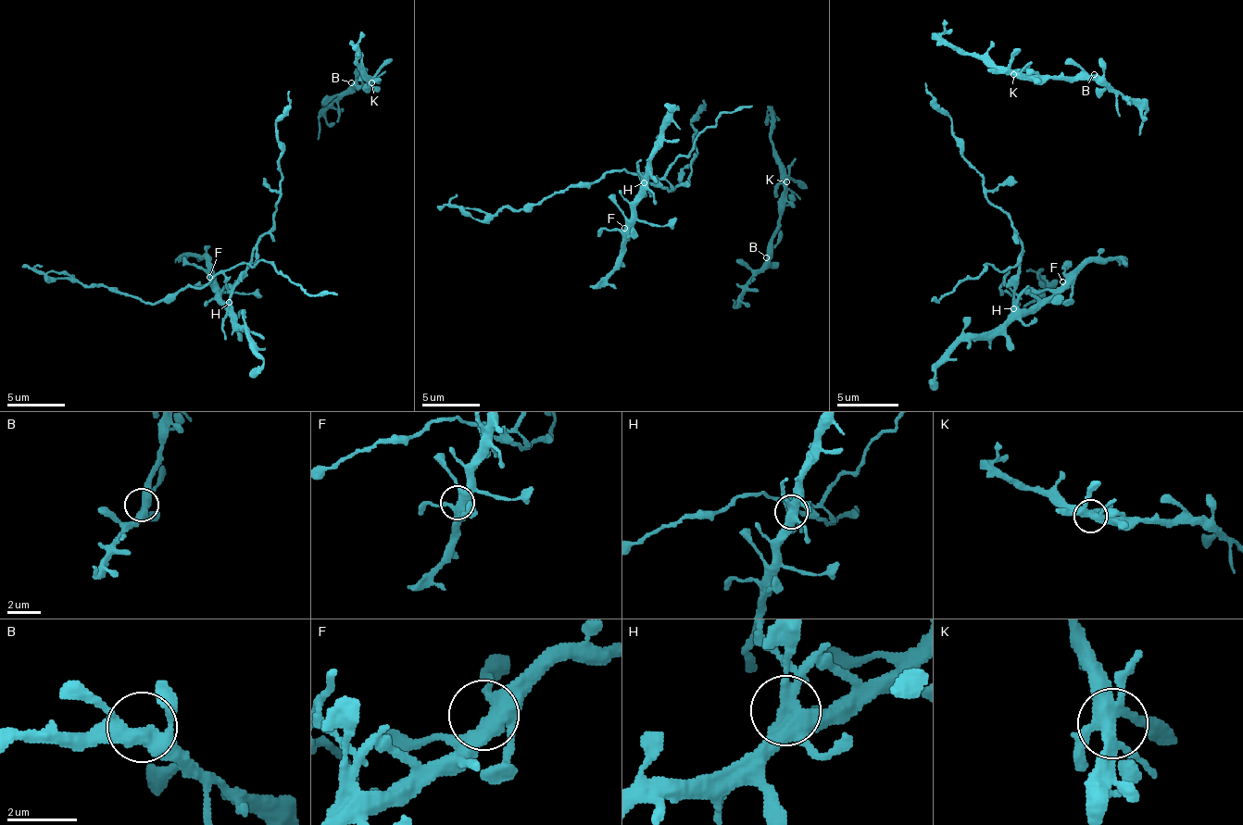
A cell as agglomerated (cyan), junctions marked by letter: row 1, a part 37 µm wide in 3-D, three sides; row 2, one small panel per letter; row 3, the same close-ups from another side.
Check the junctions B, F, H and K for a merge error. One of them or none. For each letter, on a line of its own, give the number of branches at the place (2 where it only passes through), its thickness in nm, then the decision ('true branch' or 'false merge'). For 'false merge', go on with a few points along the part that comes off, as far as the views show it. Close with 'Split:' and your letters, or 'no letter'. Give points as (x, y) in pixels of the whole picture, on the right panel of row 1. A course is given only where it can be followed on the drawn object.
B: branches 4; calibre 400 nm; true branch
F: branches 5; calibre 440 nm; true branch
H: branches 6; calibre 400 nm; false merge; course (1013, 309), (1013, 291), (1004, 279), (1000, 294), (1010, 294), (1019, 309), (1023, 309), (1047, 288), (1037, 269)
K: branches 6; calibre 360 nm; true branch
Split: H

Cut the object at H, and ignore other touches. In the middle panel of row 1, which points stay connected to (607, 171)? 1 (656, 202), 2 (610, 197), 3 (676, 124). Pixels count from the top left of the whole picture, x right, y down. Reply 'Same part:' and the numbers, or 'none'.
Same part: none

